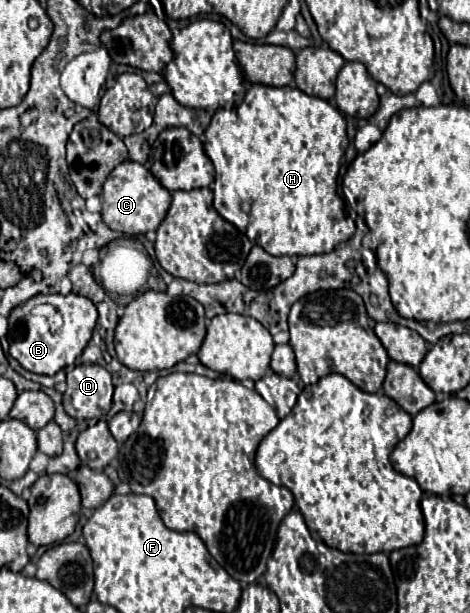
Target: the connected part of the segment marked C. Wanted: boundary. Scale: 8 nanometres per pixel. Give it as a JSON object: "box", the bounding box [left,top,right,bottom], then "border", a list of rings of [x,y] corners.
{"box":[101,161,171,235],"border":[[[123,161],[113,169],[109,179],[105,181],[101,191],[101,203],[103,203],[101,215],[109,229],[127,235],[141,235],[151,229],[155,231],[161,225],[171,205],[171,193],[141,163]]]}

